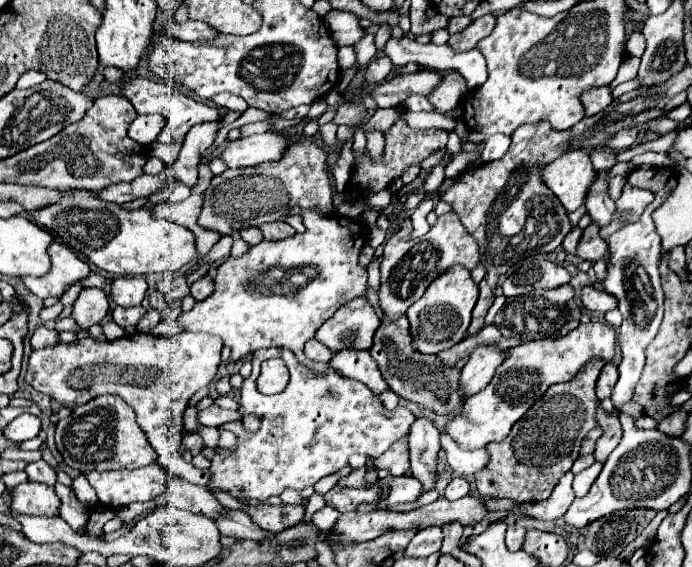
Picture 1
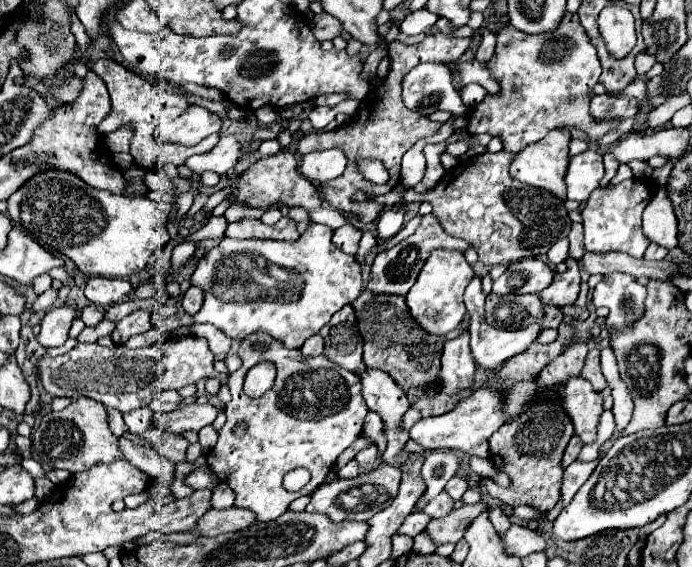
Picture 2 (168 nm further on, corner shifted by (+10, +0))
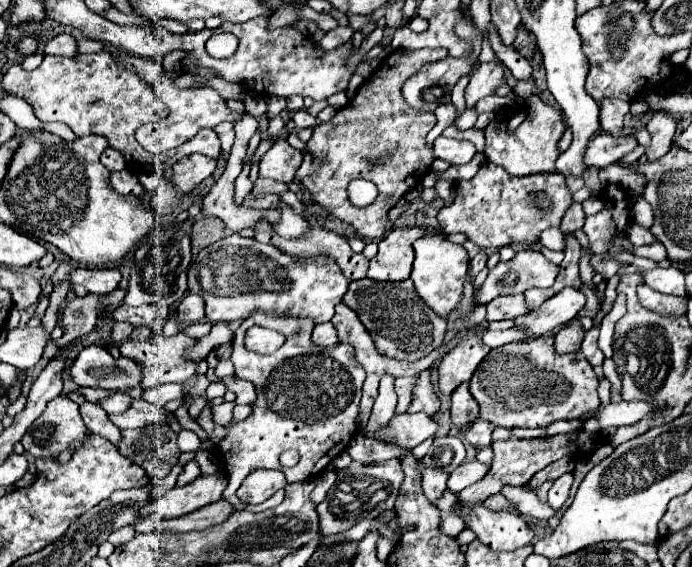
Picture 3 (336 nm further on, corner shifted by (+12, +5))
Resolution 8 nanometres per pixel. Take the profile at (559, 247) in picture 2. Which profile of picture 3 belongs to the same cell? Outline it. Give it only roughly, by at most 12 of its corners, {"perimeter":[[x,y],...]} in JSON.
{"perimeter":[[558,227],[540,233],[540,243],[552,251],[564,251],[566,235]]}

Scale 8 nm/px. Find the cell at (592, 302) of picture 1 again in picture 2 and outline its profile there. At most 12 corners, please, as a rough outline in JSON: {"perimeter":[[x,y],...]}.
{"perimeter":[[578,262],[556,274],[538,294],[544,304],[562,308],[576,302],[581,284]]}

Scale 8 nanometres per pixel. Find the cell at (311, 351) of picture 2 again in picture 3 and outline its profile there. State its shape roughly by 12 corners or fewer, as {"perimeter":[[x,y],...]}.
{"perimeter":[[320,323],[312,331],[312,343],[332,347],[338,343],[332,323]]}

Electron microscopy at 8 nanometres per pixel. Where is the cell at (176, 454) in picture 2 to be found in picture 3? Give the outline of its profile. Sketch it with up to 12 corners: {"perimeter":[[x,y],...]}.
{"perimeter":[[164,423],[122,431],[118,449],[164,479],[180,457]]}

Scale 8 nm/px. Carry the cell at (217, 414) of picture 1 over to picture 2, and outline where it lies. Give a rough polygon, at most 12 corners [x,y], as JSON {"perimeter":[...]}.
{"perimeter":[[190,404],[168,414],[154,412],[152,424],[182,434],[212,424],[218,408]]}

